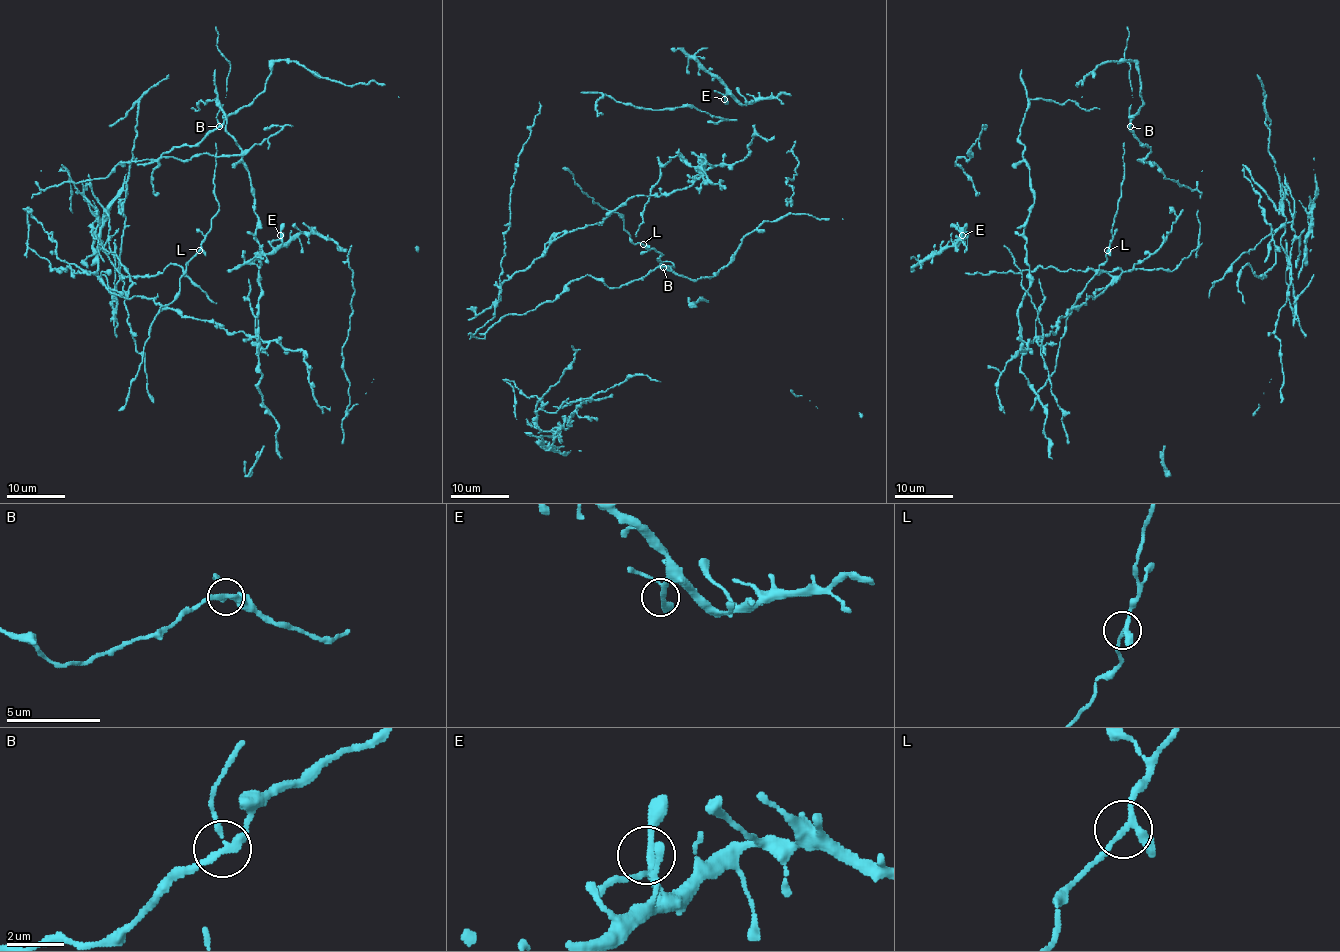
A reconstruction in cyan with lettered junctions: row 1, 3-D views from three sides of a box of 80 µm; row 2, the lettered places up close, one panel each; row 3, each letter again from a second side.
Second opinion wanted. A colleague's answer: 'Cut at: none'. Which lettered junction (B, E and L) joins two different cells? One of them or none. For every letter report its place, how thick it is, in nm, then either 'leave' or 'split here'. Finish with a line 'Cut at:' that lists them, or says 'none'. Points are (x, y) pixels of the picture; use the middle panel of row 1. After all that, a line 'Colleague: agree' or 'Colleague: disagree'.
B: at (663, 267); 220 nm thick; split here
E: at (724, 99); 190 nm thick; leave
L: at (643, 244); 190 nm thick; leave
Cut at: B
Colleague: disagree

